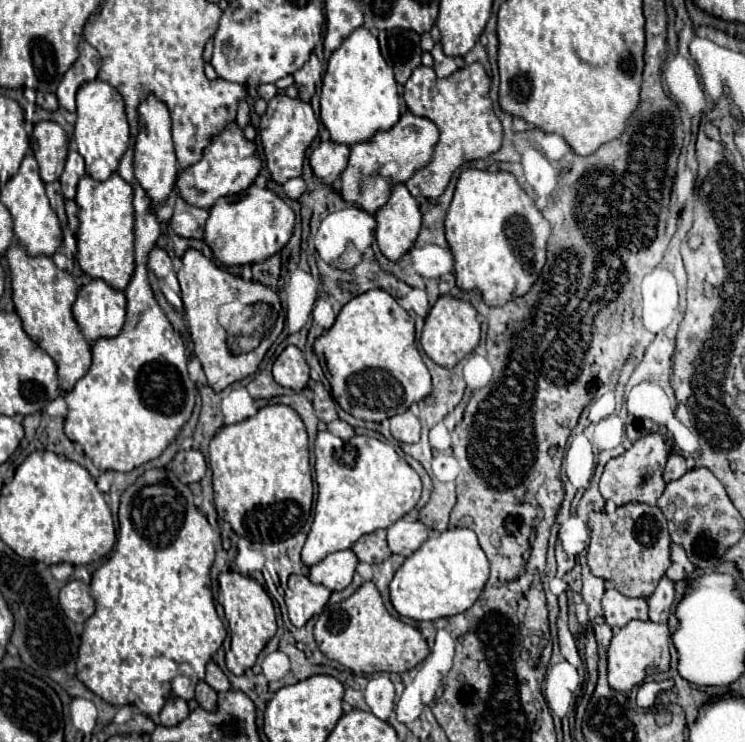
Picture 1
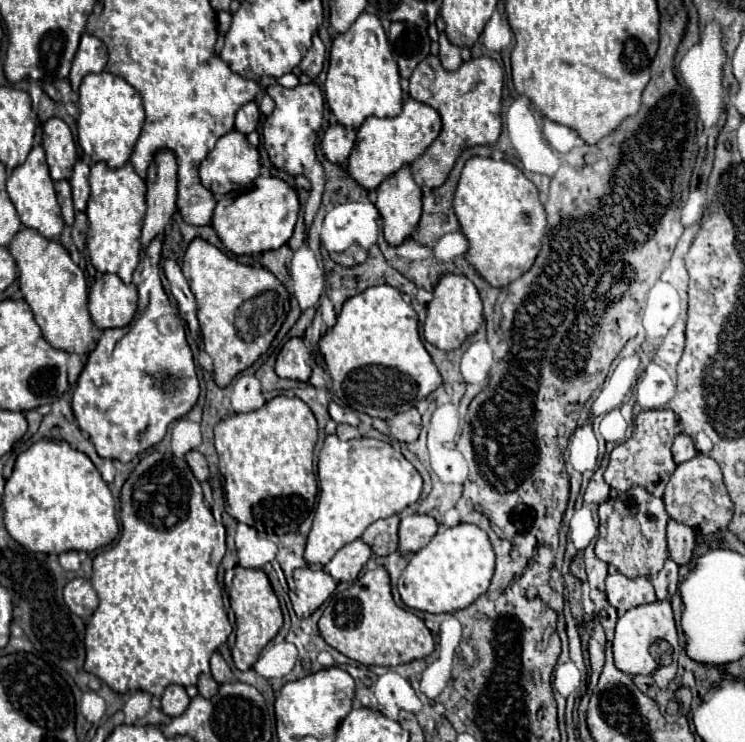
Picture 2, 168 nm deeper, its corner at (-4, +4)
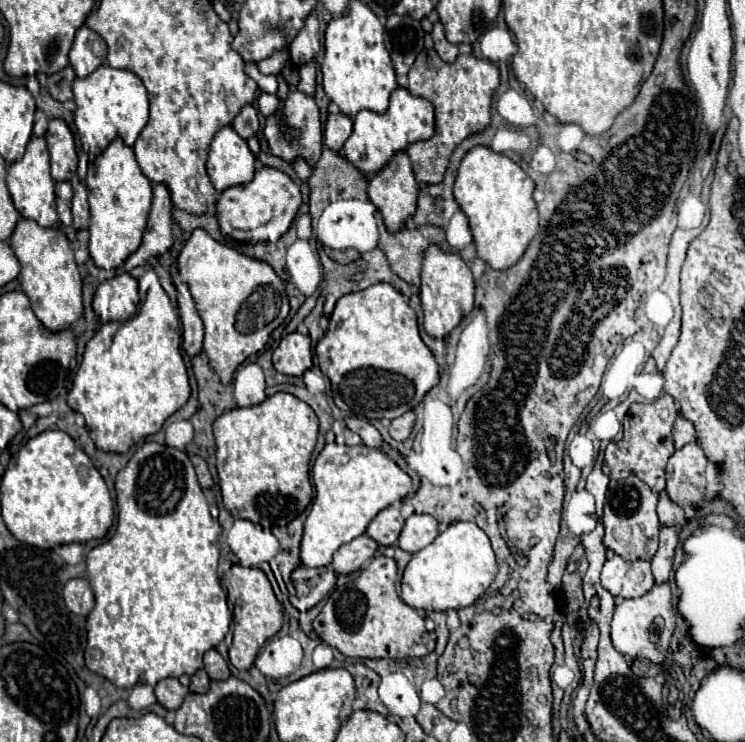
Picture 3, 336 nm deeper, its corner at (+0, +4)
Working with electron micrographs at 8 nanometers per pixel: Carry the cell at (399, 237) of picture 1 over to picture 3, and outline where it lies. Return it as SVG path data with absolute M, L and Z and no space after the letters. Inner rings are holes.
M405 151L397 153L375 177L369 179L369 201L381 211L385 227L389 233L397 233L405 221L415 213L417 209L417 183L413 177L413 169L411 169L411 161L407 157Z

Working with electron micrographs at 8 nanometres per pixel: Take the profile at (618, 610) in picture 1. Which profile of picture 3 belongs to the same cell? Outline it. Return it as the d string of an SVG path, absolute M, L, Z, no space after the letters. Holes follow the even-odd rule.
M611 555L601 571L601 585L613 595L623 599L643 597L653 585L649 561L623 561L619 555Z

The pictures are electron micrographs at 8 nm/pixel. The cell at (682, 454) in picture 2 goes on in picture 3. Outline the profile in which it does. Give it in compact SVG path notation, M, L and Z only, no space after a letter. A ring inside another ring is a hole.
M677 417L675 427L673 427L673 441L675 441L675 449L681 449L687 443L695 441L695 427L691 425L691 421Z

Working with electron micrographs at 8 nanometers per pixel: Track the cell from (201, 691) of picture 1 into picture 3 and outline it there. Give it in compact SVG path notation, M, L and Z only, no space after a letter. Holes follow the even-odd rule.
M199 669L193 677L191 677L191 685L189 685L189 689L193 691L193 693L207 693L209 691L209 677L207 677L207 673L203 671L203 669Z

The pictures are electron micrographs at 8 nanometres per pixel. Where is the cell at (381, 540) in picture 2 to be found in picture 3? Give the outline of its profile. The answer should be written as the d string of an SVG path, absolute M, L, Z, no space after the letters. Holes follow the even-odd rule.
M387 507L383 509L367 527L367 535L377 541L379 545L383 547L389 547L397 541L401 529L403 529L403 523L405 519L401 517L401 513L395 509L395 507Z

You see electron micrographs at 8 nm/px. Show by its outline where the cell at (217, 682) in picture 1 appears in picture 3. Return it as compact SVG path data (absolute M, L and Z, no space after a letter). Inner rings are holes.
M215 649L207 651L203 661L205 661L205 671L207 671L209 679L219 679L219 681L229 679L229 675L231 675L231 673L229 673L229 667L227 667L225 659L223 659Z

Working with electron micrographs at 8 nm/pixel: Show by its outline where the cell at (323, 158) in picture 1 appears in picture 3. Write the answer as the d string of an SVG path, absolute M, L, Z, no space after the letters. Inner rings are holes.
M331 113L327 117L325 123L325 131L323 131L323 143L331 149L331 151L341 151L347 137L353 131L353 121L351 117L343 115L343 113Z

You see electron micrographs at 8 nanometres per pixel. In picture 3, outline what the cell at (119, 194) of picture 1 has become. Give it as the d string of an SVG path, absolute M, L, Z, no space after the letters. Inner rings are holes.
M113 141L89 165L85 185L89 191L89 207L91 207L91 219L89 219L91 259L99 269L105 271L119 269L125 263L125 259L131 253L135 253L141 245L153 197L151 181L147 181L143 171L139 169L133 149L127 149L127 145L119 145L119 141Z

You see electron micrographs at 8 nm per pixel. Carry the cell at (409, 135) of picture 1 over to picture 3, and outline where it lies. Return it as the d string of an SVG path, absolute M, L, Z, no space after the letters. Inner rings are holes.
M397 87L391 93L391 103L385 113L359 111L353 119L353 133L343 145L343 157L353 163L363 175L371 177L381 171L395 153L405 151L409 145L417 141L431 139L435 133L435 117L433 105L423 97L413 97L407 89Z

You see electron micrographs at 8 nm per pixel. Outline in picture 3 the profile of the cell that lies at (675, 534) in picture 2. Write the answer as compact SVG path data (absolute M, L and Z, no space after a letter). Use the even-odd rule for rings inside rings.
M665 491L659 495L659 505L657 505L657 513L659 513L659 521L663 527L675 527L681 529L687 519L681 507L677 507L675 503L671 503L671 499L665 495Z

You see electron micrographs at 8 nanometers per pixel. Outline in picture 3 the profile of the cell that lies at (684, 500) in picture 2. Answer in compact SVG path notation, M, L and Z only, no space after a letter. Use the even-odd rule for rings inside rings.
M693 441L677 449L667 463L667 495L679 505L697 507L705 499L705 467L707 457Z

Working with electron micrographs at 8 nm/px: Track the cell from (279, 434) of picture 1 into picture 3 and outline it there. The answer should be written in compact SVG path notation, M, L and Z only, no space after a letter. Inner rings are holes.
M275 393L259 405L243 409L237 407L219 415L213 423L213 435L217 443L218 484L225 509L235 519L249 519L255 525L259 523L263 529L275 527L275 515L277 527L289 525L295 517L299 517L313 499L313 485L309 481L309 459L317 443L317 433L319 423L313 409L289 393Z

